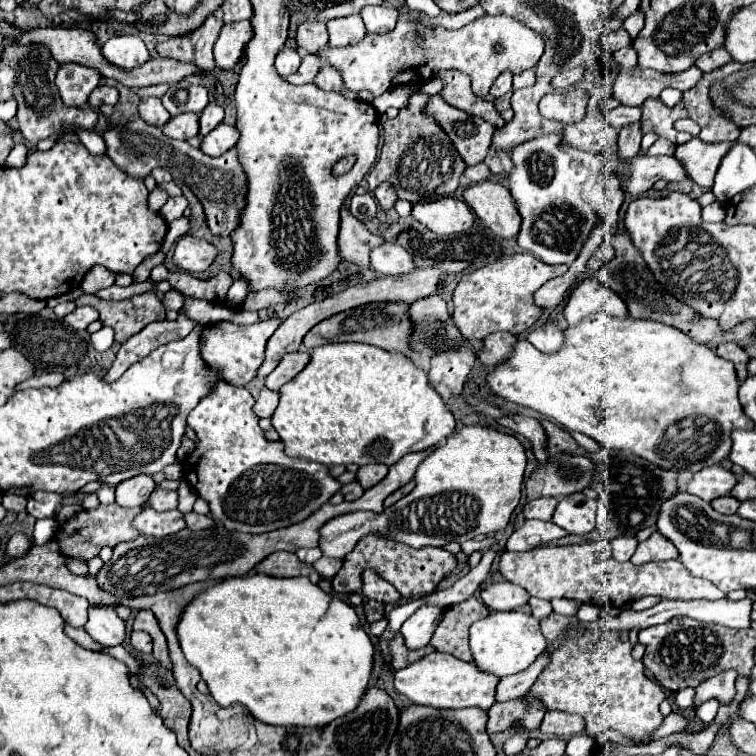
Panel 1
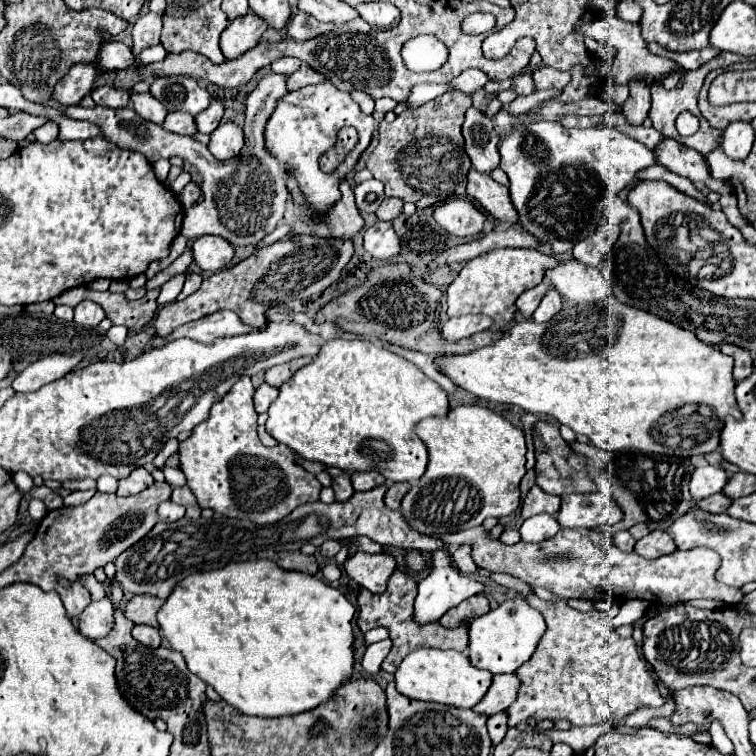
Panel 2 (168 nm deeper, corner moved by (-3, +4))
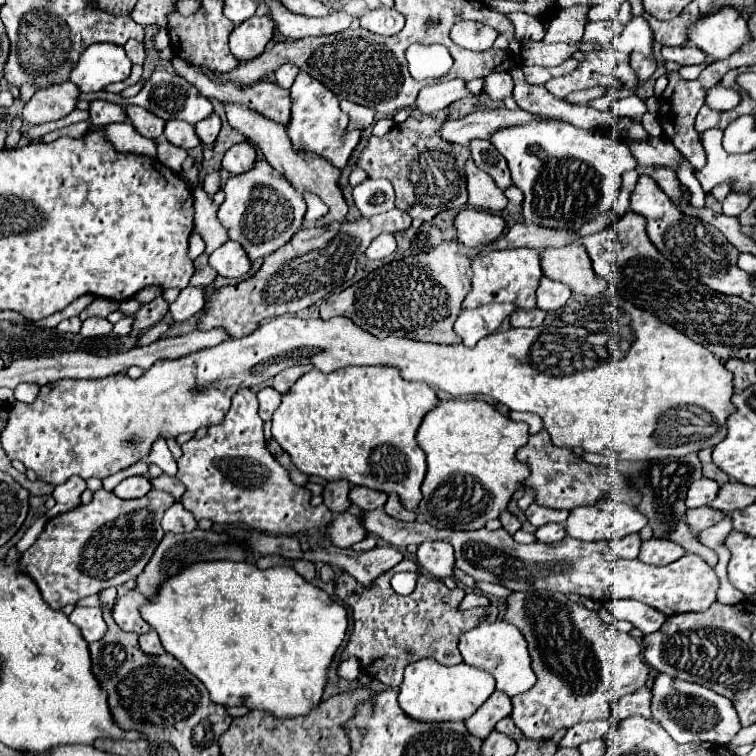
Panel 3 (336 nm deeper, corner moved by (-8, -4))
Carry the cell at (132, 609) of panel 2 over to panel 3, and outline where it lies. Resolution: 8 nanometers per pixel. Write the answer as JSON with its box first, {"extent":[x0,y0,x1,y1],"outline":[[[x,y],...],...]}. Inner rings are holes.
{"extent":[114,591,150,635],"outline":[[[126,591],[122,597],[116,599],[114,605],[114,619],[124,631],[134,631],[138,635],[148,633],[150,625],[142,619],[140,607],[146,603],[146,597],[140,595],[138,591]]]}

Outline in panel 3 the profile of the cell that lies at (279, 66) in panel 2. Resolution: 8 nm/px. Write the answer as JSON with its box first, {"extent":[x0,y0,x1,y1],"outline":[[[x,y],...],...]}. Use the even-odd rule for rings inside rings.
{"extent":[276,63,300,89],"outline":[[[290,63],[282,65],[282,67],[276,71],[276,83],[282,85],[282,87],[286,87],[286,89],[290,89],[292,83],[294,83],[294,79],[296,79],[296,75],[298,75],[298,71],[300,71],[300,69],[298,69],[296,65],[290,65]]]}

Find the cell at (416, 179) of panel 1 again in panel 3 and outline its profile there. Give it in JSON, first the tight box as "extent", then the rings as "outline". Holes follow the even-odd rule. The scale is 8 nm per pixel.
{"extent":[358,107,470,221],"outline":[[[450,107],[430,117],[414,109],[404,123],[406,127],[394,127],[380,139],[370,137],[368,147],[358,159],[358,167],[362,167],[368,177],[382,177],[392,183],[396,191],[396,207],[406,211],[412,219],[430,221],[448,207],[464,207],[468,203],[464,165],[470,157],[470,149],[466,145],[448,143],[440,137],[440,129],[448,117]]]}

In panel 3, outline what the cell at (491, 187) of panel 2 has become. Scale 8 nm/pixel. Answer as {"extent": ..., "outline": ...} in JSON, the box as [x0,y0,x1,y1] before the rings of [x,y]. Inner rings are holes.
{"extent":[466,159,508,211],"outline":[[[472,159],[466,165],[466,183],[468,183],[468,203],[486,211],[502,211],[506,209],[508,199],[504,197],[502,189],[496,187],[494,179],[478,169]]]}

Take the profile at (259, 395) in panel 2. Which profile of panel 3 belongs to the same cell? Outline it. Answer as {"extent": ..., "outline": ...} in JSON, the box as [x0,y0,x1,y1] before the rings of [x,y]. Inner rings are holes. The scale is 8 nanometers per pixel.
{"extent":[258,387,282,421],"outline":[[[266,387],[258,393],[258,401],[260,401],[260,417],[262,421],[270,421],[272,419],[272,413],[276,411],[276,407],[280,405],[280,399],[282,395],[272,389],[272,387]]]}

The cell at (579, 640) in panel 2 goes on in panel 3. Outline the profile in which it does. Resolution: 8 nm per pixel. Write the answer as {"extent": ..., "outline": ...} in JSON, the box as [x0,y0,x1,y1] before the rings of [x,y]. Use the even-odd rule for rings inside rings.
{"extent":[504,591,650,741],"outline":[[[516,591],[506,601],[508,611],[504,619],[508,623],[514,623],[524,633],[532,657],[532,667],[538,677],[532,689],[514,697],[514,723],[526,739],[544,741],[550,739],[556,731],[570,729],[580,721],[610,719],[614,701],[624,695],[636,693],[640,687],[646,687],[650,667],[640,657],[642,645],[634,637],[630,637],[630,633],[620,633],[616,625],[606,625],[596,611],[578,605],[562,593],[548,591]]]}

